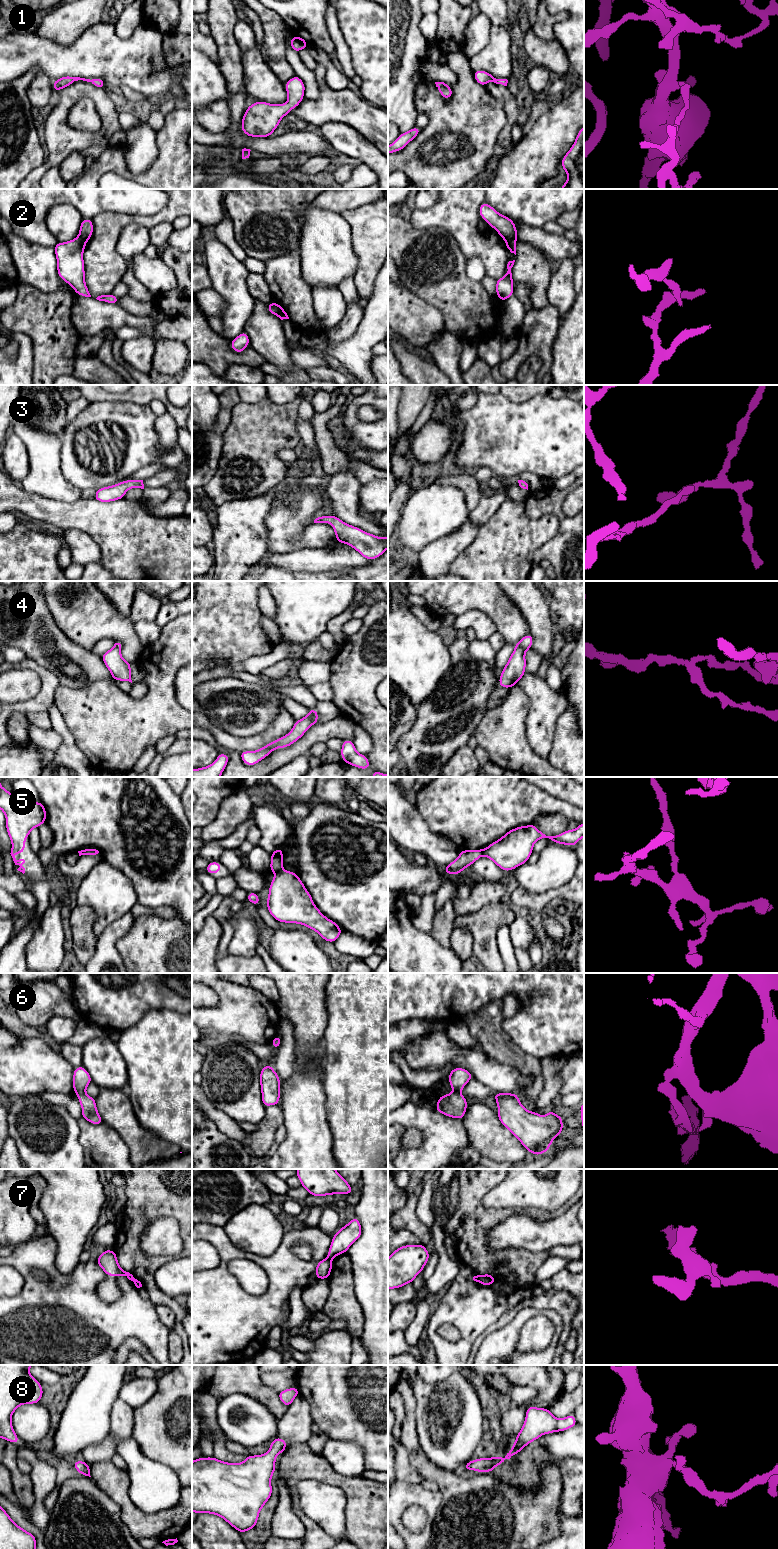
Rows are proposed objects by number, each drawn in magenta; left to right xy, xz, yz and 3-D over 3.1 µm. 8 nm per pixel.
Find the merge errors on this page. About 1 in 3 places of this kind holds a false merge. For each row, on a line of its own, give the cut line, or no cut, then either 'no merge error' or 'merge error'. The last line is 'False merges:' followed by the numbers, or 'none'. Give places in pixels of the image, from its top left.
1: no cut | no merge error
2: xz (277, 305), (278, 315) | merge error
3: no cut | no merge error
4: xz (314, 708), (312, 724) | merge error
5: xz (282, 870), (275, 873) | merge error
6: xy (84, 1091), (78, 1095) | merge error
7: xz (327, 1257), (330, 1259) | merge error
8: no cut | no merge error
False merges: 2, 4, 5, 6, 7

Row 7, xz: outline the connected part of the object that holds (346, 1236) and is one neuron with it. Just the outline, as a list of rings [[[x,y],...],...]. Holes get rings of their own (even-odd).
[[[354,1217],[332,1237],[327,1258],[333,1259],[342,1253],[346,1253],[349,1247],[361,1237],[361,1234],[362,1230],[359,1219]]]

